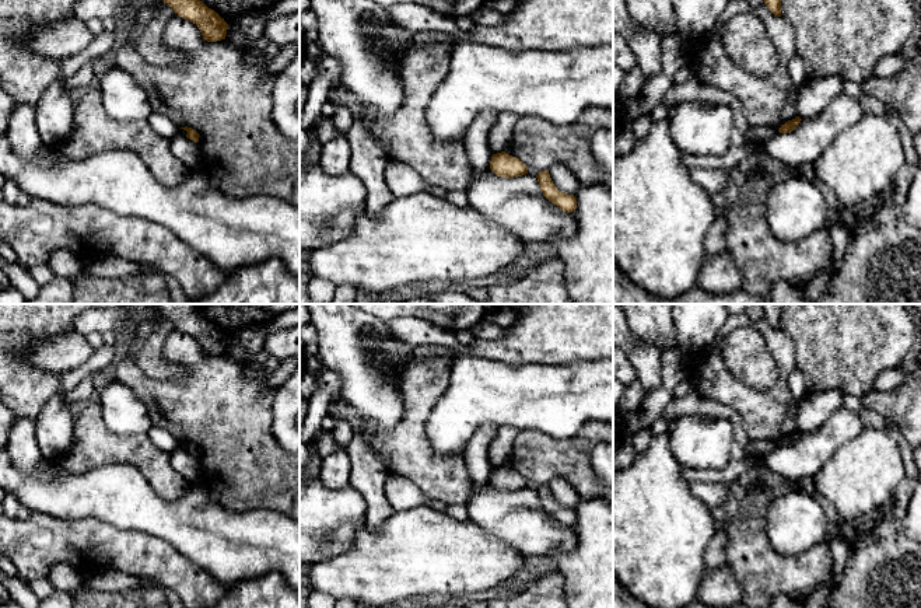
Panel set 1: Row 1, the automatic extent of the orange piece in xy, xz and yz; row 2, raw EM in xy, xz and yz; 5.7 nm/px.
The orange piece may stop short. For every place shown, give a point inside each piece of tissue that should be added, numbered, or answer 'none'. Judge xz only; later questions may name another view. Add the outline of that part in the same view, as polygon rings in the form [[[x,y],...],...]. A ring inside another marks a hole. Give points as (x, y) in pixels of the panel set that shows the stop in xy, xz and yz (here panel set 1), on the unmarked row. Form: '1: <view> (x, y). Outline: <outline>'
none

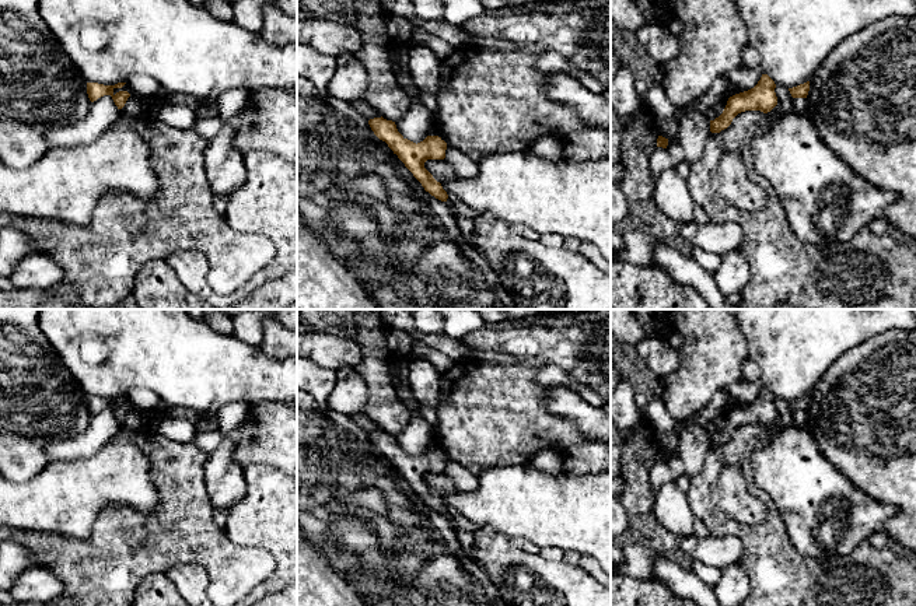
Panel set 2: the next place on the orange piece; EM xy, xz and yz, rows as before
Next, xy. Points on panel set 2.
none

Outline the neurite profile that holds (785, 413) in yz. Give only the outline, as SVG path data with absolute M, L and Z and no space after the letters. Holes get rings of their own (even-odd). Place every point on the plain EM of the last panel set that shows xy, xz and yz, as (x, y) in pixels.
M776 399L775 402L777 410L777 420L780 425L786 430L791 424L793 410L787 400Z

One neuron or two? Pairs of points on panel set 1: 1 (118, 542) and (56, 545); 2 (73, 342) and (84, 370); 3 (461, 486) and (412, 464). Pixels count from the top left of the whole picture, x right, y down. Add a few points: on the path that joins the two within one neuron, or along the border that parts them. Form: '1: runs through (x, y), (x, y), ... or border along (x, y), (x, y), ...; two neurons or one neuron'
1: runs through (102, 542), (88, 538), (72, 540); one neuron
2: border along (95, 349), (83, 363), (63, 374); two neurons
3: runs through (448, 481), (433, 475), (424, 468); one neuron

